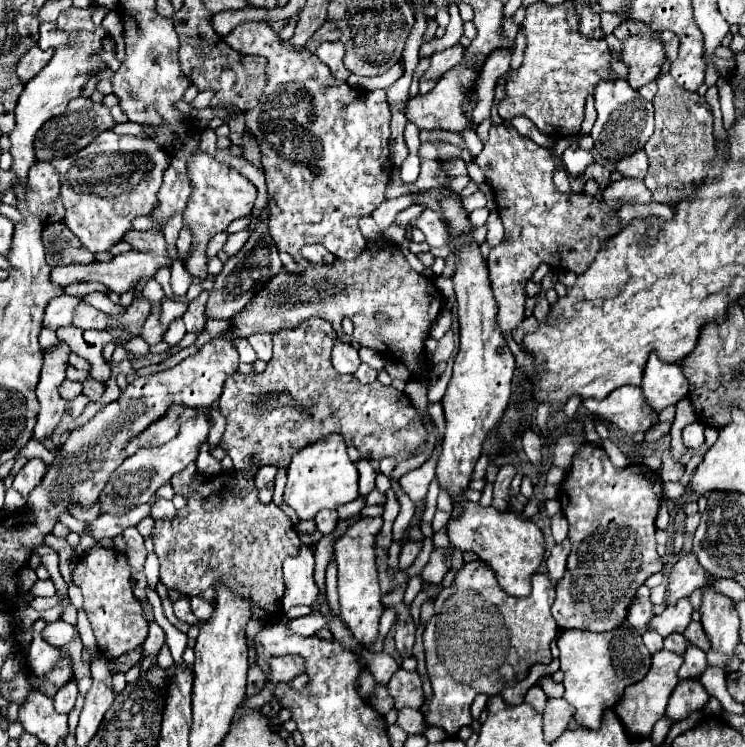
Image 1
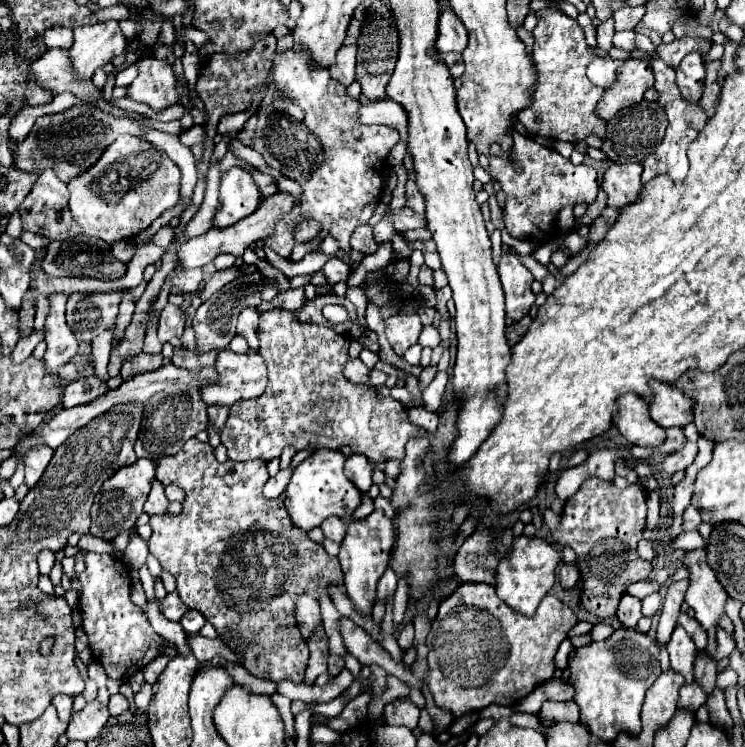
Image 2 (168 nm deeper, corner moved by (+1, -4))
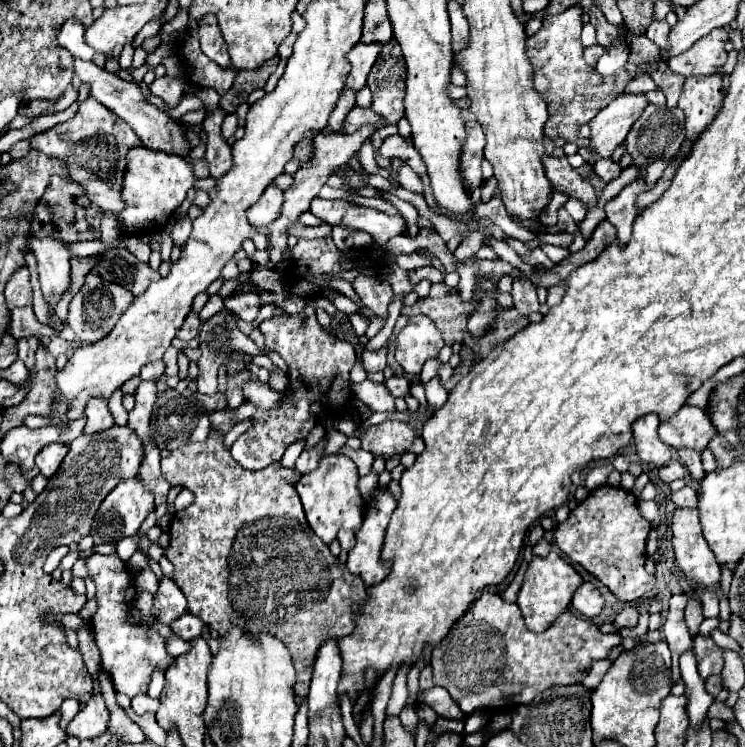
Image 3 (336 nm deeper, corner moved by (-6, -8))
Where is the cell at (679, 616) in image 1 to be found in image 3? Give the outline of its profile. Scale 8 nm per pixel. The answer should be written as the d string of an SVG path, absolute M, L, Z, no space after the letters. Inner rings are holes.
M686 652L680 656L680 670L682 670L682 680L686 682L686 712L690 718L692 728L700 728L704 720L708 720L708 708L714 702L714 698L704 690L704 680L698 674L696 668L696 656L694 652Z

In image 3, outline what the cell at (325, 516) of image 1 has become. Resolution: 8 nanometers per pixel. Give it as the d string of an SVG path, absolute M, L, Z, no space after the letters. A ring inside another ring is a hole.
M342 528L342 530L338 532L338 542L340 542L342 550L350 552L350 550L354 548L354 544L356 544L356 538L354 538L354 532L352 532L352 530L346 530L346 528Z

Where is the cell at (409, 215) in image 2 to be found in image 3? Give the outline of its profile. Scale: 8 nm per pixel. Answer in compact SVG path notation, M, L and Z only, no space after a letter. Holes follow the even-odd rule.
M316 196L312 200L312 214L332 226L348 226L364 230L378 244L386 244L388 238L400 234L406 228L402 216L388 216L372 208L350 204L346 200L324 200Z

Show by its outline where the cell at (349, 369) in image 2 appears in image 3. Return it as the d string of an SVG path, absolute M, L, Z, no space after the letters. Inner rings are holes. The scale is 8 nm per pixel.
M364 380L360 384L352 384L352 396L360 402L364 402L372 412L394 412L394 396L384 384Z

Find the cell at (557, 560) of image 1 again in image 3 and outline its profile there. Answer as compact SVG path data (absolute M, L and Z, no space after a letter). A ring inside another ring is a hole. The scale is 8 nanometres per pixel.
M584 582L576 594L574 594L574 600L572 600L572 608L582 614L584 618L594 618L602 612L604 608L604 596L602 592L590 584L590 582Z

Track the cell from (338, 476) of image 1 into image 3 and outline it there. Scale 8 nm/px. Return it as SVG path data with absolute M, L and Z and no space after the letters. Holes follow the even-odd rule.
M332 454L332 456L324 456L316 470L304 474L296 482L296 490L300 494L300 500L302 500L302 506L306 512L306 520L310 524L310 528L314 530L314 534L318 538L322 538L324 544L330 544L336 538L336 532L340 528L350 528L356 532L362 526L366 502L362 500L362 496L356 488L358 478L360 478L358 468L348 456Z

